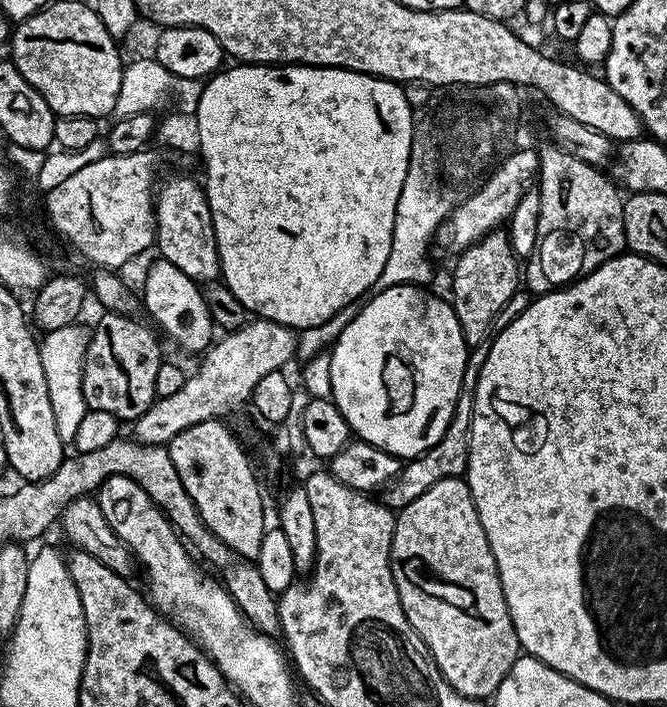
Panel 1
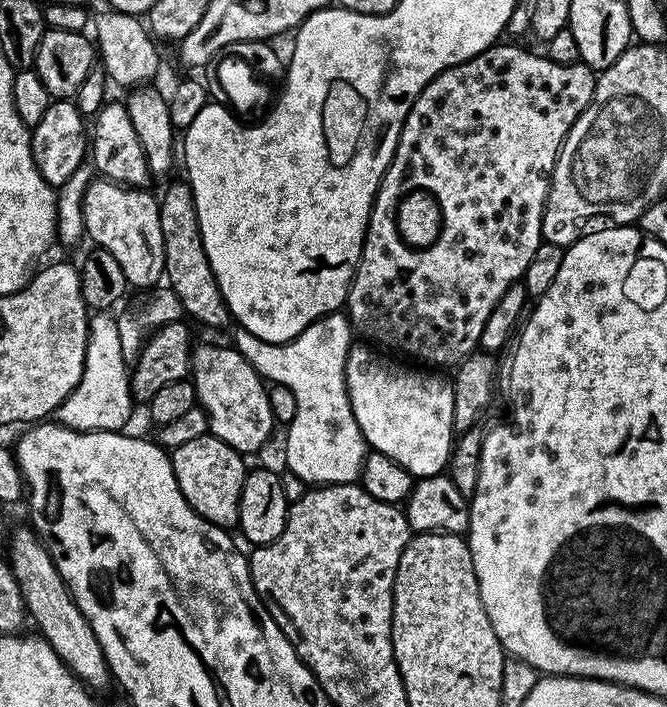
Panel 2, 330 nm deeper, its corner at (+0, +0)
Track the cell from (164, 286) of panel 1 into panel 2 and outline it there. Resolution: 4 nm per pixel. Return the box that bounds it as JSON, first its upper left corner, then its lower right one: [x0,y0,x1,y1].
[190,343,277,454]

